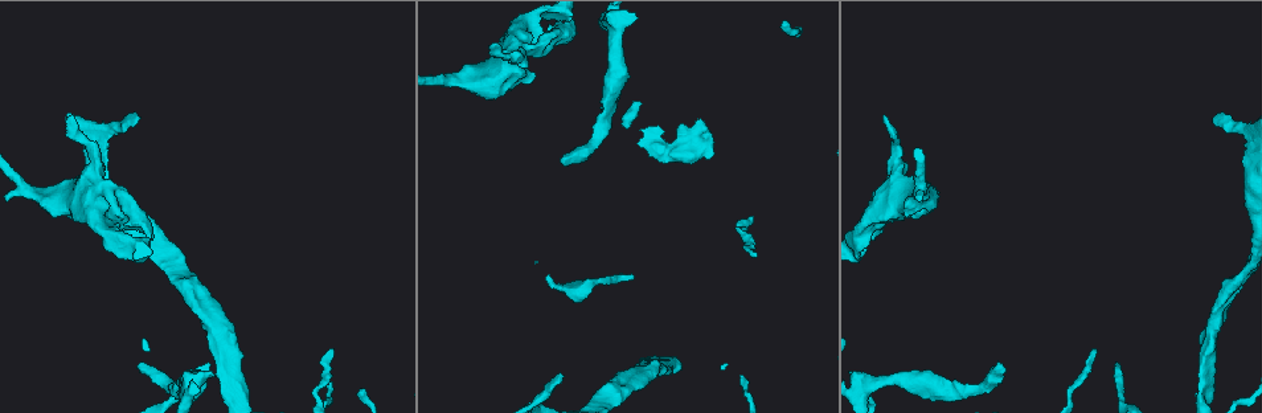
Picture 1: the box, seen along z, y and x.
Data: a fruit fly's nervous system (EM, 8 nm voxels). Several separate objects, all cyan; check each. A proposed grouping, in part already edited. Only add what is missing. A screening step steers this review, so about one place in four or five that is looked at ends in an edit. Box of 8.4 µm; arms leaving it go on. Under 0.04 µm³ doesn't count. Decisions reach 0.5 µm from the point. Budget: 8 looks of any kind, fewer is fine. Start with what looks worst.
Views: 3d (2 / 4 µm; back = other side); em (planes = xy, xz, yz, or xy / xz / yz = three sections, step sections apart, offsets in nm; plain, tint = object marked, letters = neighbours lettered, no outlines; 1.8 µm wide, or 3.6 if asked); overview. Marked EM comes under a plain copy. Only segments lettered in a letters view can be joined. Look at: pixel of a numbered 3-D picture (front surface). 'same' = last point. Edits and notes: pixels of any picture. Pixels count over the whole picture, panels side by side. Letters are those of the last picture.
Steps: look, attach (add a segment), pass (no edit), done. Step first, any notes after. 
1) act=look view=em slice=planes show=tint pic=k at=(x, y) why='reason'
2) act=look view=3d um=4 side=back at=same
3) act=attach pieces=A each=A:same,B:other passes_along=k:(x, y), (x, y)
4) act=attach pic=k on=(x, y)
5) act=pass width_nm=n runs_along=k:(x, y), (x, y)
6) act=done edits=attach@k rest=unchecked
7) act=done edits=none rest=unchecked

act=look view=em slice=planes show=letters pic=1 at=(142, 363)

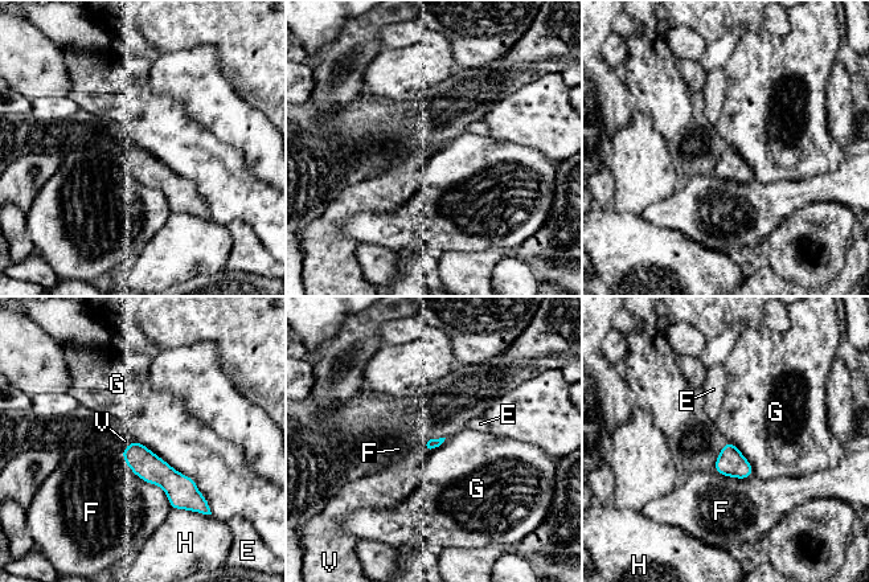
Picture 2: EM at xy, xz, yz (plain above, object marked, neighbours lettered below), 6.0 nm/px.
act=attach pic=2 on=(398, 479) each=E:other,F:other,G:other,H:other,V:same found='the neuron continues'

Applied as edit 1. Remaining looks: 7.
act=look view=overview

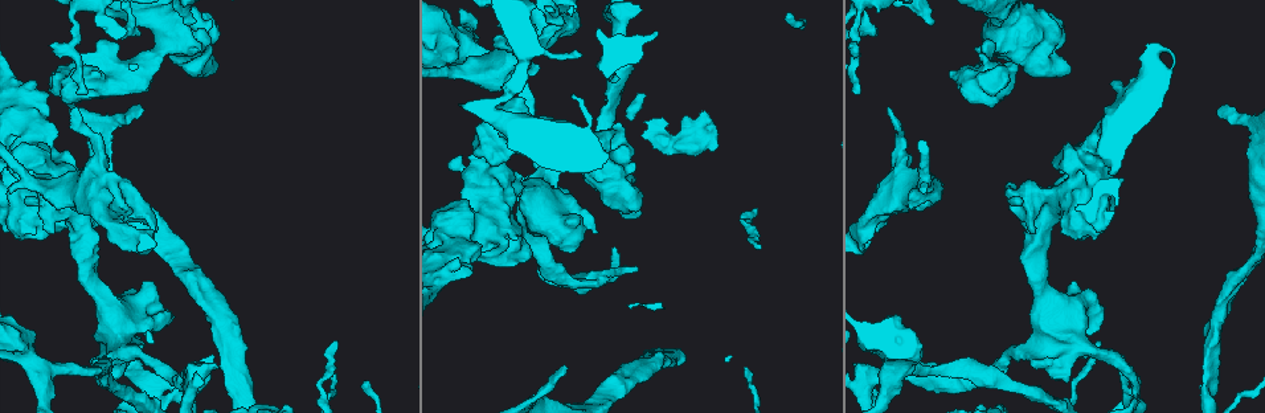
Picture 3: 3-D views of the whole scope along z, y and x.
act=look view=em slice=xz step=4 show=tint pic=3 at=(152, 227) why='abrupt turn'

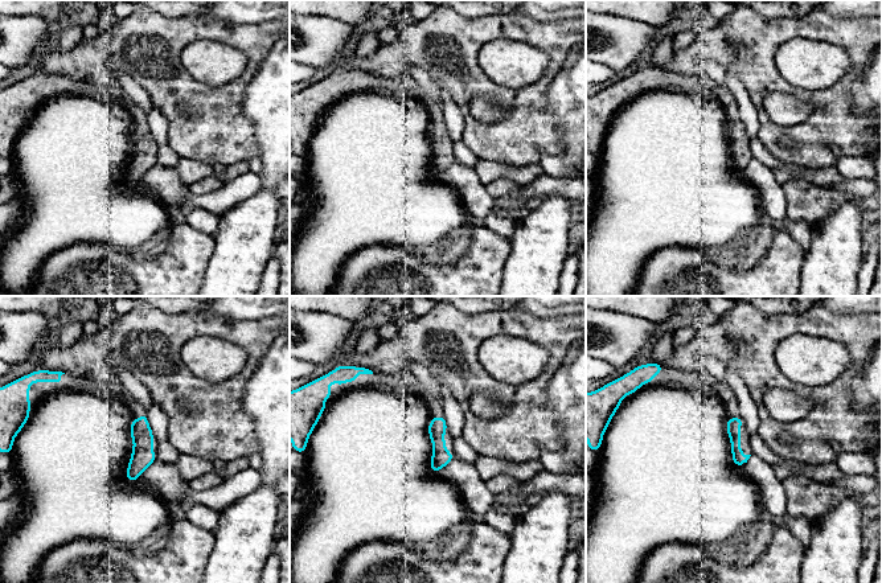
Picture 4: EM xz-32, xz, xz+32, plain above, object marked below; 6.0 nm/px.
act=look view=em slice=planes show=letters at=same

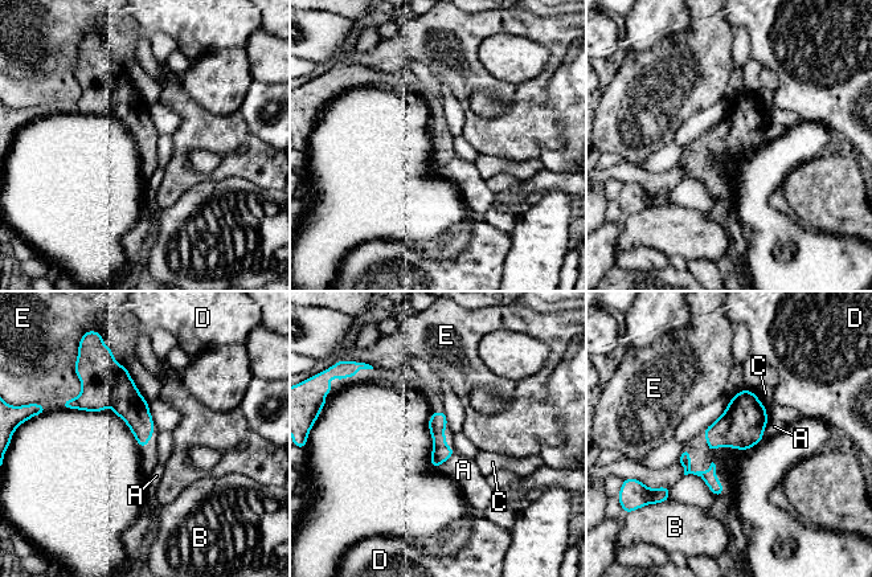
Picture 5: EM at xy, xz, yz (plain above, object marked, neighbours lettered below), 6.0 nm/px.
act=pass width_nm=120 each=A:other,B:other,C:other,D:other,E:other runs_along=5:(441, 414), (436, 463) found='none of them fits'

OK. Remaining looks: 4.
act=look view=em slice=xy step=16 show=letters pic=3 at=(142, 113) why='an open end'

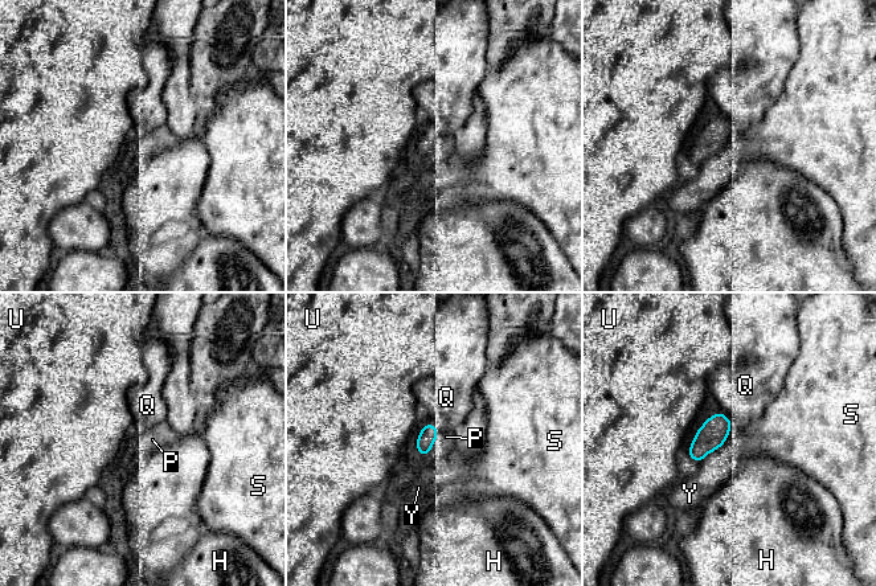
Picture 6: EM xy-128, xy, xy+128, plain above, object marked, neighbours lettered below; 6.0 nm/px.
act=attach pic=6 on=(446, 437) each=H:other,P:same,Q:other,S:other,U:other,Y:other found='it goes on there'

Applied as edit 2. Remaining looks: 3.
act=done edits=attach@2,attach@6 rest=unchecked

